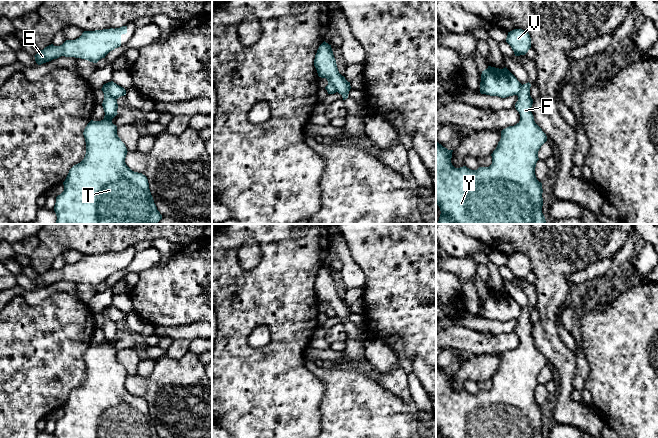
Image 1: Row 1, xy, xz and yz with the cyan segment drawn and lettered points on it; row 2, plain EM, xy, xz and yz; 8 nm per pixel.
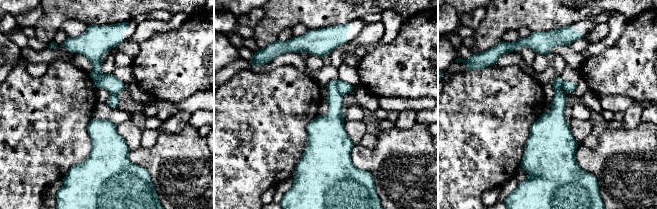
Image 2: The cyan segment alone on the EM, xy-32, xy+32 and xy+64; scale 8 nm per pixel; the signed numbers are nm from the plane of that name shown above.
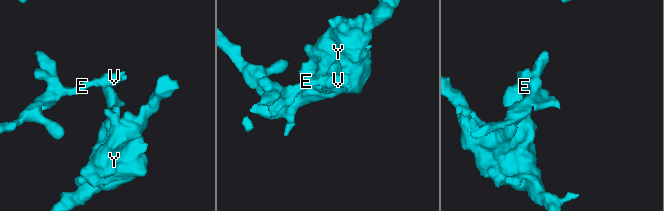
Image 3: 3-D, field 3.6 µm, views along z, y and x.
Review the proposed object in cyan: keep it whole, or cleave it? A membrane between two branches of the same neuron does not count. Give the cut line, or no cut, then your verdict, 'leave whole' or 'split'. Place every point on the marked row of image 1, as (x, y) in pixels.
xy (102, 90), (105, 90), (115, 99) | split

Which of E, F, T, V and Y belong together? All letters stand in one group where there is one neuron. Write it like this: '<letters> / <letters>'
E V / F T Y

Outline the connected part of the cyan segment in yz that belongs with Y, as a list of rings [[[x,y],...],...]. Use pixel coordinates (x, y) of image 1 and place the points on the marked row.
[[[529,82],[522,85],[515,104],[520,121],[501,131],[501,139],[491,154],[492,164],[489,167],[479,167],[477,170],[466,166],[455,168],[451,163],[453,150],[448,150],[436,141],[436,204],[441,211],[438,224],[547,224],[542,213],[542,183],[535,175],[538,151],[547,141],[547,136],[534,121],[530,87]]]

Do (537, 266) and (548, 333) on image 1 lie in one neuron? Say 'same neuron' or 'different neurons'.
same neuron

